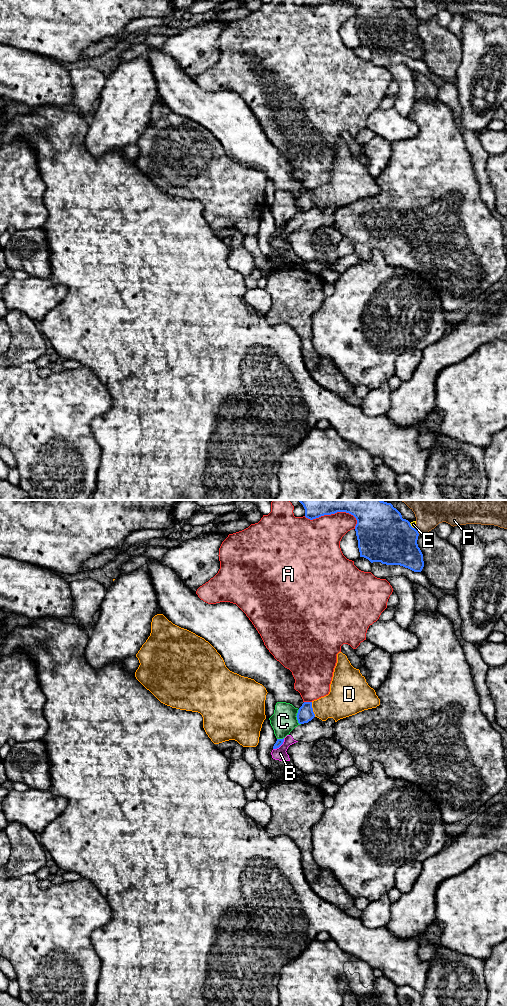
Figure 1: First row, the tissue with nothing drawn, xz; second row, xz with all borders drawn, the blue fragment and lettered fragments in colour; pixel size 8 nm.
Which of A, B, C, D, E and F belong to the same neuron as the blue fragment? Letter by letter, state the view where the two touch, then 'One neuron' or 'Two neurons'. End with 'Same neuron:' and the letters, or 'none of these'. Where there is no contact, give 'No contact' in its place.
A: Touches blue in xz. Two neurons
B: Touches blue in xz. Two neurons
C: Touches blue in xz. Two neurons
D: Touches blue in xz. Two neurons
E: Touches blue in xz. Two neurons
F: Touches blue in xz. Two neurons
Same neuron: none of these

